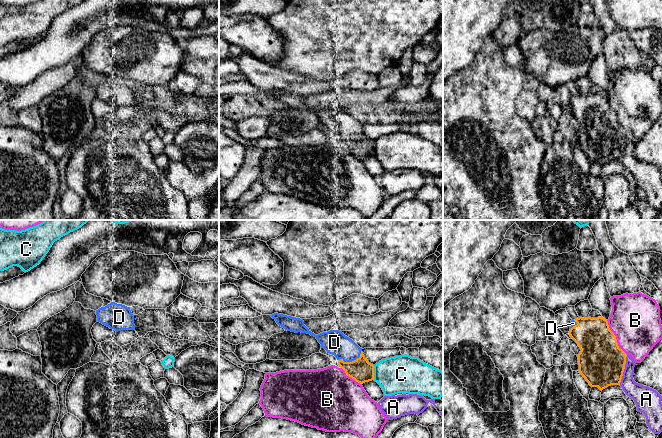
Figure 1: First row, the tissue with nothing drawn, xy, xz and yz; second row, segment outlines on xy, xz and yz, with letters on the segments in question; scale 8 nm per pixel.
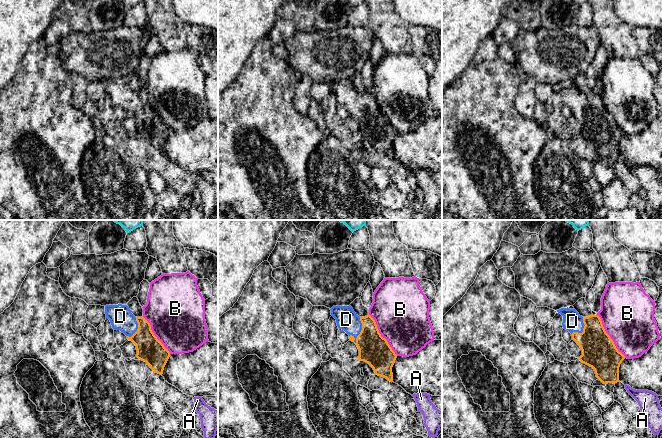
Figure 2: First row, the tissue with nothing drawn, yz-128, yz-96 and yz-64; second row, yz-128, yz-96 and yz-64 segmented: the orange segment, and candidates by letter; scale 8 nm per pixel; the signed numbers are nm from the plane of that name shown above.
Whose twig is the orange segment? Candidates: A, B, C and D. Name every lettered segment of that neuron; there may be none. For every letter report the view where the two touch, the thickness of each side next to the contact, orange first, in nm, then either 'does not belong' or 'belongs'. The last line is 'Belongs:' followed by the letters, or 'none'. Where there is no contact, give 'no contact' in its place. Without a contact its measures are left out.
A: meets orange in yz; 380 nm thick on the orange side, 150 nm on the other; does not belong
B: meets orange in yz; 380 nm thick on the orange side, 400 nm on the other; does not belong
C: meets orange in xz; 180 nm thick on the orange side, 300 nm on the other; does not belong
D: meets orange in xz; 180 nm thick on the orange side, 190 nm on the other; belongs
Belongs: D

